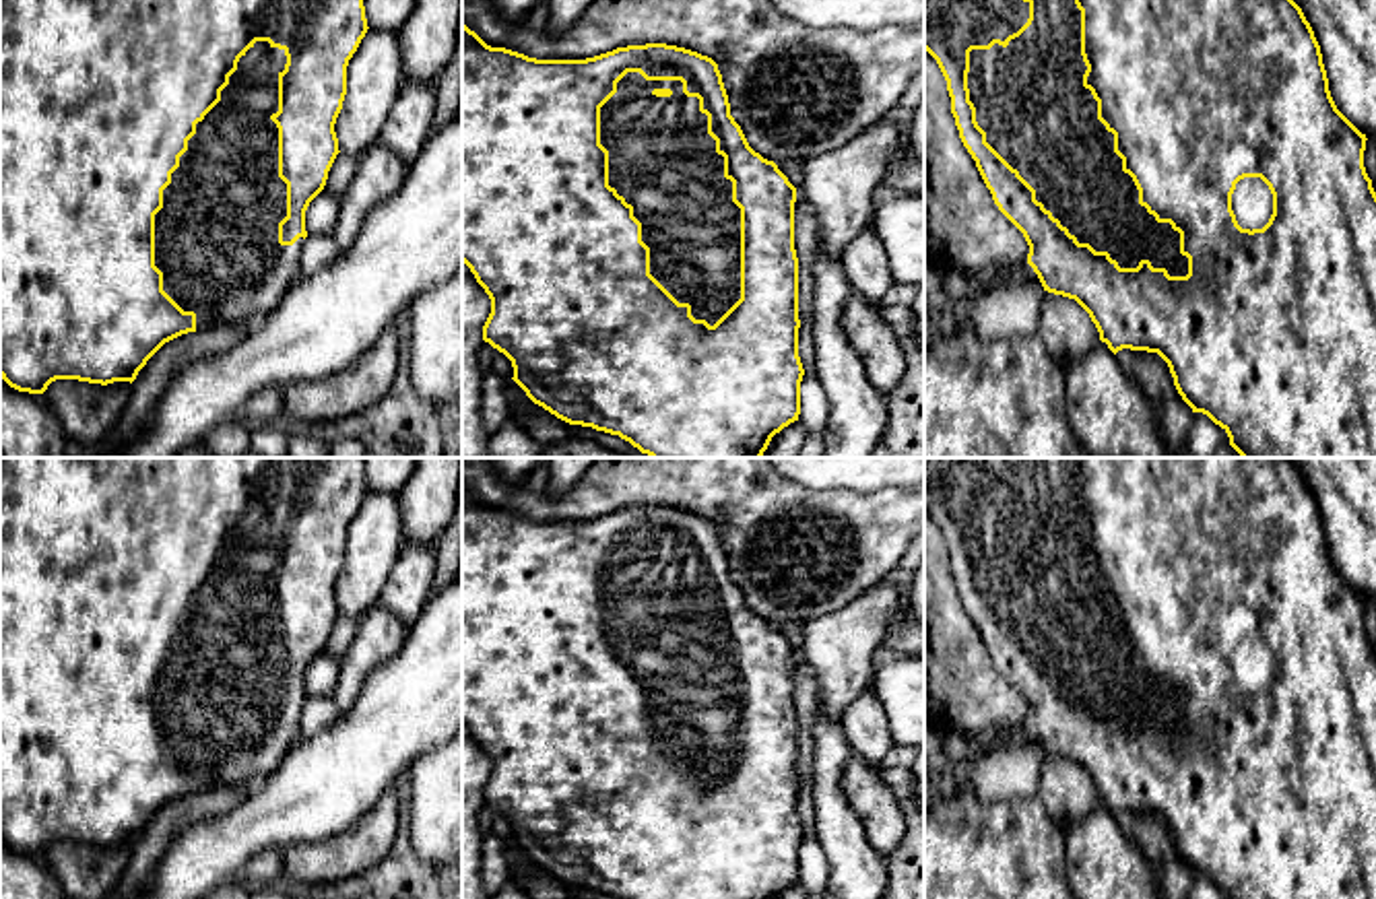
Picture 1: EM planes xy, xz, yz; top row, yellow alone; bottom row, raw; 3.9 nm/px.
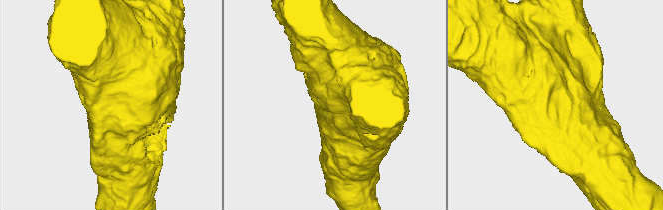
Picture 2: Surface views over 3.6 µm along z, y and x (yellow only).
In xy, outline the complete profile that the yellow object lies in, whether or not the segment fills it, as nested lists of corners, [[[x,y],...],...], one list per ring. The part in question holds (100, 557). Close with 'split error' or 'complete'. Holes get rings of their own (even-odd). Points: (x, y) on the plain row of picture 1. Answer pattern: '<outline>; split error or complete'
[[[0,458],[0,839],[19,854],[43,856],[56,841],[89,845],[134,843],[146,823],[169,802],[223,786],[258,788],[301,738],[305,672],[324,652],[336,621],[336,579],[347,557],[347,528],[367,495],[363,458]]]; split error

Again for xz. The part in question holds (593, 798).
[[[462,485],[462,724],[491,761],[483,802],[503,814],[526,858],[569,887],[619,899],[774,899],[800,876],[796,650],[755,614],[730,577],[718,526],[697,513],[646,505],[586,522],[536,522],[491,509]]]; split error

